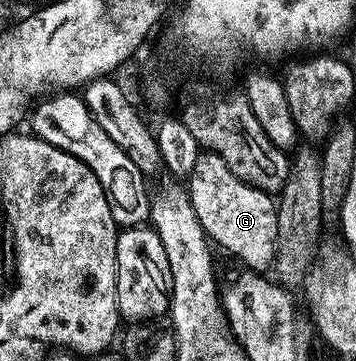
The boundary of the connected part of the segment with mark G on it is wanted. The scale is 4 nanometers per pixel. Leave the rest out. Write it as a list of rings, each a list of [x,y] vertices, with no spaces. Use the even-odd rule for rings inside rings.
[[[202,151],[196,159],[189,178],[188,196],[196,211],[196,219],[215,246],[227,249],[243,261],[247,270],[265,274],[275,264],[277,255],[277,204],[269,193],[244,183],[232,171],[220,155]]]

